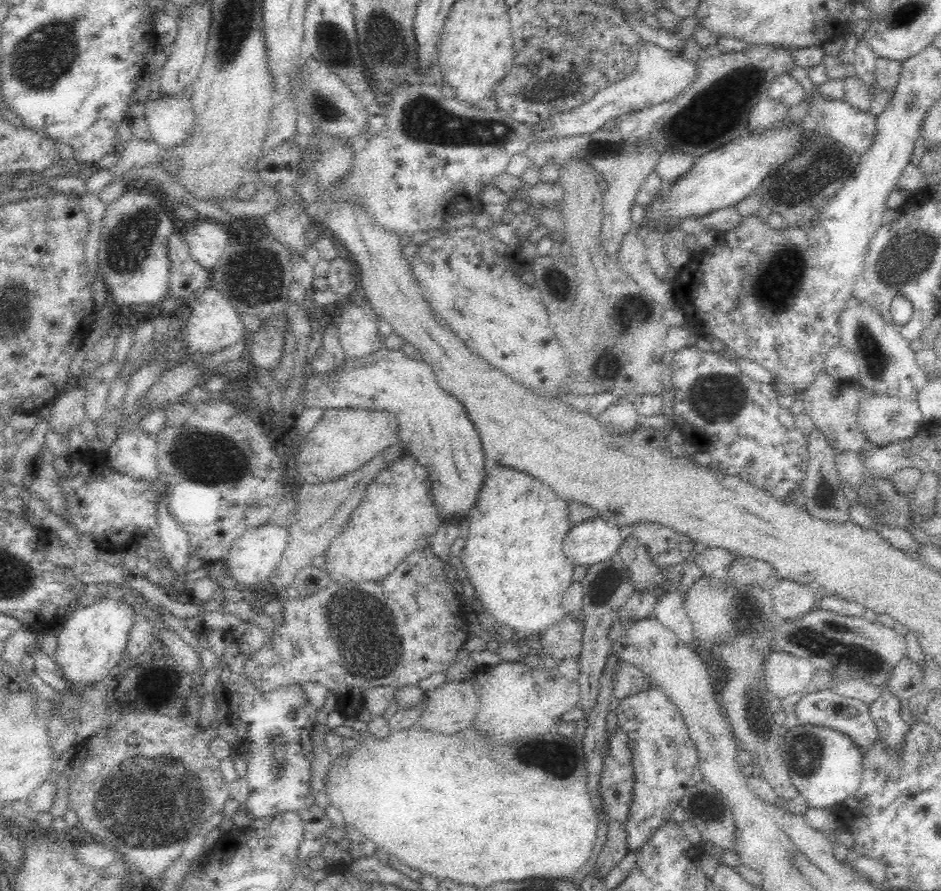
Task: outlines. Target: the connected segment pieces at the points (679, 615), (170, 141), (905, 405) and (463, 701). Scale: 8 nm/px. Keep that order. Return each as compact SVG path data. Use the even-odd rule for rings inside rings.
M675 590L659 596L652 616L669 628L678 640L688 647L694 649L701 645L700 639L694 637L694 629L683 606L682 595Z
M153 92L146 100L144 116L148 133L163 150L182 144L195 119L192 104L184 95L162 96Z
M871 392L861 396L857 411L858 422L864 430L867 441L877 446L900 443L913 438L925 424L917 399L904 400L902 397Z
M448 680L433 690L424 690L427 708L417 725L426 730L454 734L472 728L480 697L474 692L470 680Z

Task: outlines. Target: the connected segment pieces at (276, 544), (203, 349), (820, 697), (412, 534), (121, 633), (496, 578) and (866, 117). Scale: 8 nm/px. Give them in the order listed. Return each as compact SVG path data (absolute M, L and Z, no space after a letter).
M266 523L264 526L249 528L228 549L222 561L230 584L241 588L258 589L270 579L270 574L278 567L280 557L287 545L288 529L276 524Z
M207 285L192 299L189 311L185 311L185 329L180 336L187 342L187 351L194 354L213 355L219 350L246 338L247 332L236 310L215 288Z
M830 689L820 690L812 693L804 693L804 696L797 702L796 710L799 723L810 723L816 726L832 728L850 737L856 745L864 751L870 748L874 739L878 737L876 723L871 718L869 706L861 699L851 699L840 696Z
M406 452L376 476L376 480L366 488L363 498L364 502L360 502L352 514L354 518L349 518L345 528L332 540L324 554L327 574L338 584L382 580L382 576L386 576L390 570L394 571L396 566L405 560L406 555L418 548L429 546L429 540L436 534L441 522L440 514L434 505L430 476L426 468Z
M118 593L109 598L94 597L92 603L77 606L66 615L63 625L55 630L57 647L53 657L69 686L81 690L90 685L98 686L96 682L110 674L110 670L124 656L134 616L132 607L119 601Z
M490 465L488 468L488 474L483 486L482 492L480 492L477 506L471 513L468 520L469 530L468 536L465 538L465 546L457 558L462 563L463 568L468 573L468 579L472 582L475 589L475 596L477 596L485 609L488 621L495 621L504 623L506 626L510 626L514 631L531 635L532 633L544 632L551 624L557 623L564 615L566 615L566 609L562 605L564 591L572 585L574 582L574 570L575 565L566 557L562 544L564 542L564 536L568 534L568 530L572 528L570 522L568 522L568 502L562 500L554 490L546 488L544 484L536 482L530 474L524 472L518 472L514 468L504 468L500 465Z
M800 67L792 68L790 75L797 80L803 87L804 96L808 98L810 102L810 108L807 108L805 116L811 119L817 126L824 130L829 137L837 140L839 143L844 143L846 146L854 149L858 155L861 154L873 143L876 136L876 116L872 116L869 111L858 110L838 100L827 100L819 94L819 87L810 80L807 71Z

